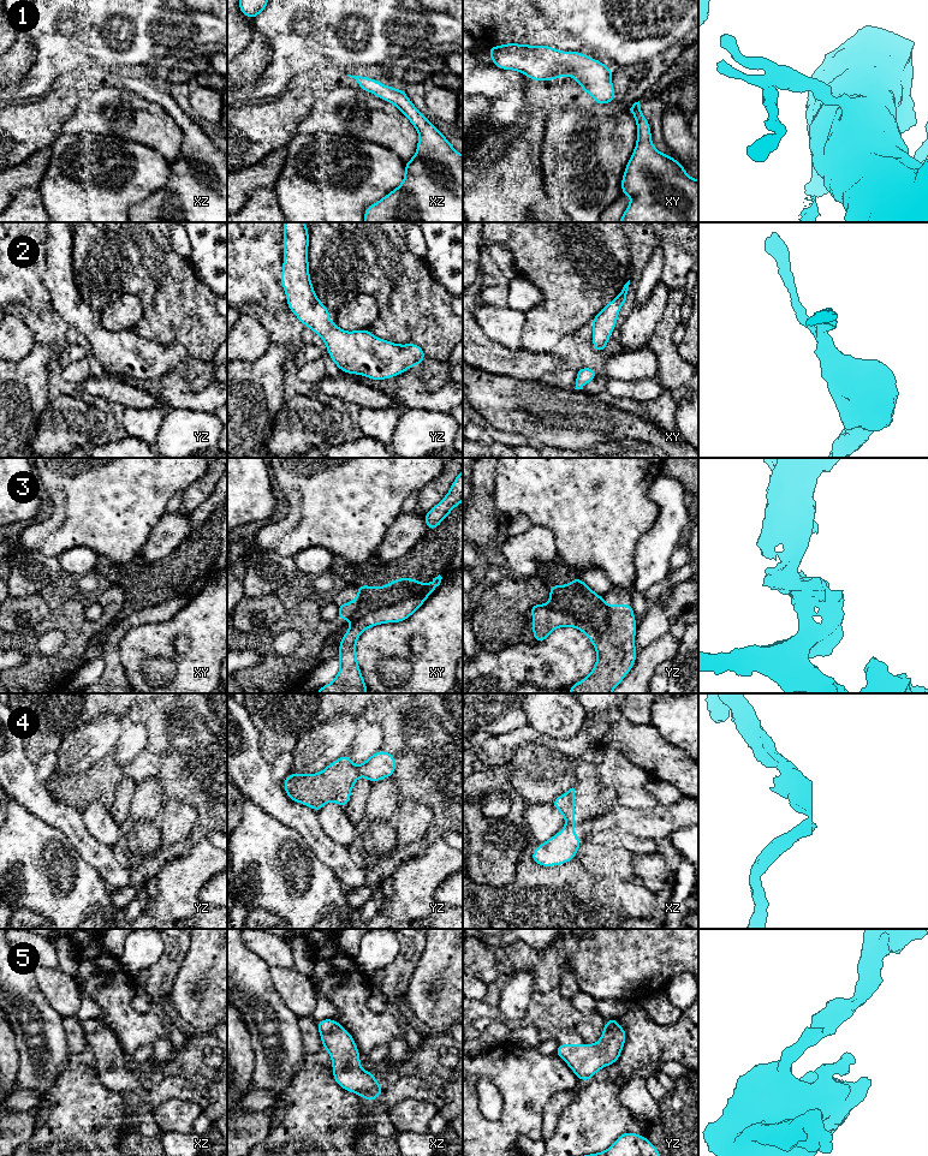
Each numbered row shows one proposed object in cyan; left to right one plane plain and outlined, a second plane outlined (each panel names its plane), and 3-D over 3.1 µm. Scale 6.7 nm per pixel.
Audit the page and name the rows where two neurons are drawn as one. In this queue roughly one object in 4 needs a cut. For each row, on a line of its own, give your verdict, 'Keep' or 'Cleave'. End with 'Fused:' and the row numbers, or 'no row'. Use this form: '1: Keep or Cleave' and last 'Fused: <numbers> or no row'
1: Keep
2: Keep
3: Cleave
4: Cleave
5: Keep
Fused: 3, 4

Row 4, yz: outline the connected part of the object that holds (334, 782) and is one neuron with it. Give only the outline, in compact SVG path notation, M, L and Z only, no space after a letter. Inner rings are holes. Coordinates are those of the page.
M345 753L319 774L291 773L282 785L291 800L314 811L320 811L327 802L335 802L345 809L358 773L358 767Z

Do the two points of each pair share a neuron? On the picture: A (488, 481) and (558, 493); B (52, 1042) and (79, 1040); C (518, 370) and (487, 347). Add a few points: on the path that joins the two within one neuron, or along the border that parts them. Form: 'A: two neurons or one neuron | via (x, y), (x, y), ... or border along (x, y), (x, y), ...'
A: two neurons | border along (495, 470), (495, 506), (499, 510)
B: two neurons | border along (61, 1018), (61, 1028), (69, 1054)
C: one neuron | via (511, 364), (500, 361), (494, 355)

